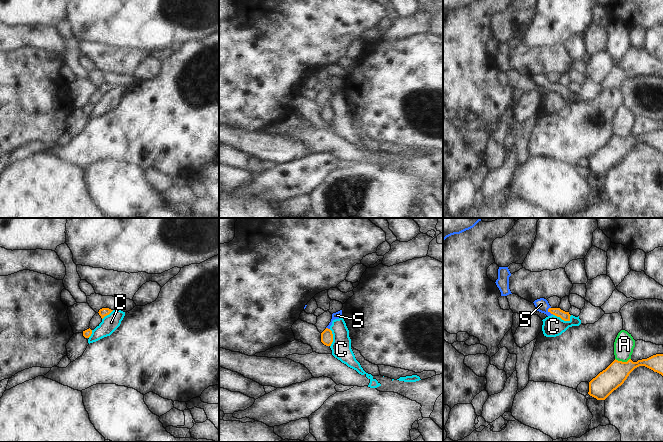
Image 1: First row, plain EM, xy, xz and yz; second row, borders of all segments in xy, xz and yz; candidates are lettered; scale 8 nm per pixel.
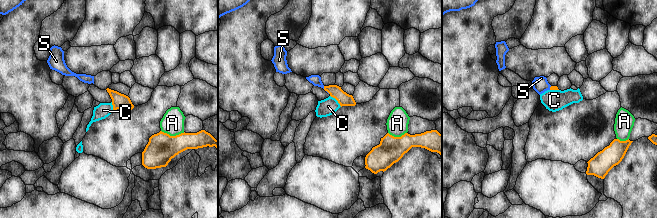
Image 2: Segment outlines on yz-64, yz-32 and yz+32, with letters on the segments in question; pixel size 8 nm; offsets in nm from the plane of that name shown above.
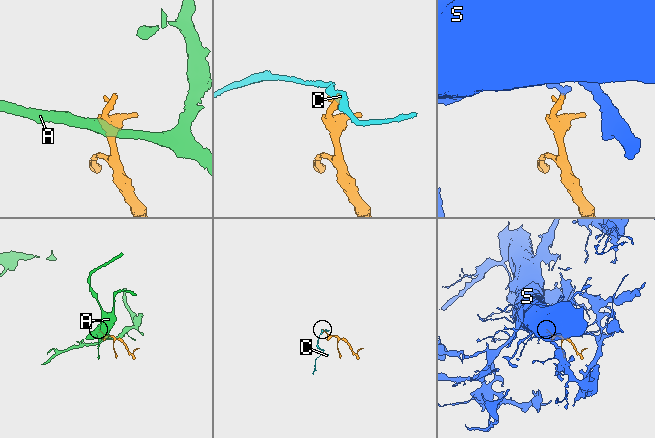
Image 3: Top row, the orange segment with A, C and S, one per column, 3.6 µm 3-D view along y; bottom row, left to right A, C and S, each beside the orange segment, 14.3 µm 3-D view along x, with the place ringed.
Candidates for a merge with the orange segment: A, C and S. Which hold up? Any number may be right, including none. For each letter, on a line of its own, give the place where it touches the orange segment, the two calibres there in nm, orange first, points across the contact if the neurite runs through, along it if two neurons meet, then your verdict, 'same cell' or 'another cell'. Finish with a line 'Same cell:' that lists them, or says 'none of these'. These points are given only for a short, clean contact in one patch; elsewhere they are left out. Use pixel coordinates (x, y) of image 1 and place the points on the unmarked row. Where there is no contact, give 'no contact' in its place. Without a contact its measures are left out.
A: yz (623, 138) | 180/160 nm | along yz (615, 134), (621, 137), (630, 135) | another cell
C: yz (563, 95) | 70/170 nm | along yz (553, 90), (564, 96), (568, 96), (571, 91) | another cell
S: yz (549, 87) | 70/110 nm | across yz (565, 92), (556, 87), (549, 87), (542, 81) | same cell
Same cell: S

